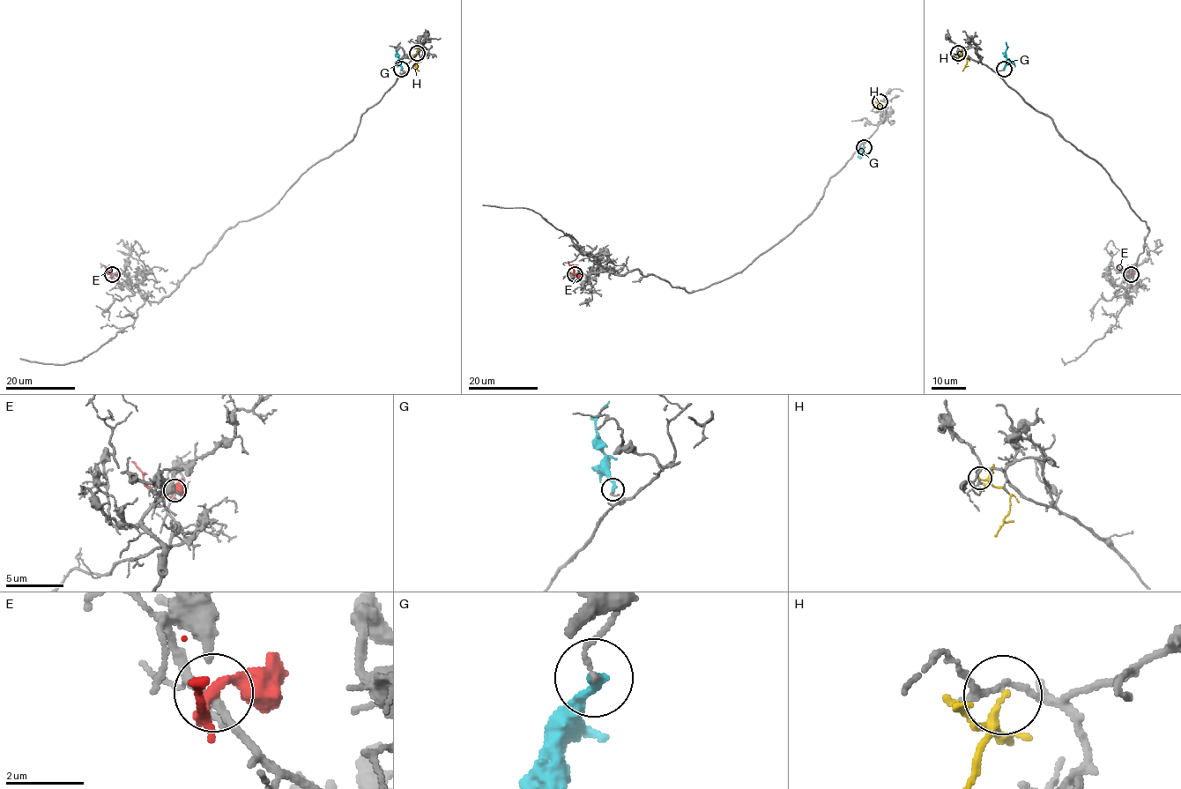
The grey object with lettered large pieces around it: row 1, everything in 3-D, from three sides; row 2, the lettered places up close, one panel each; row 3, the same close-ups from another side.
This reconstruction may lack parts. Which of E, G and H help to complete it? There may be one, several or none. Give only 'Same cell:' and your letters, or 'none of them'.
Same cell: none of them

